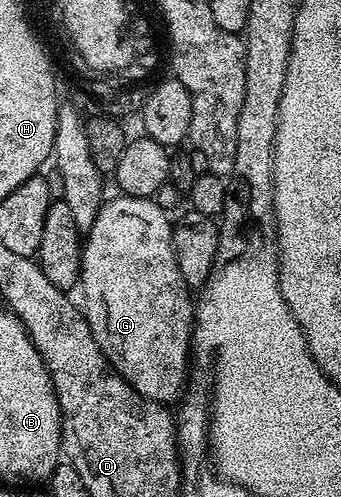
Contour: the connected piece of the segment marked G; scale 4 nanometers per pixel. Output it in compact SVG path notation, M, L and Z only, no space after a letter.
M116 197L102 205L81 248L83 313L103 356L124 382L152 402L176 403L189 373L195 302L175 260L174 223L153 198Z

